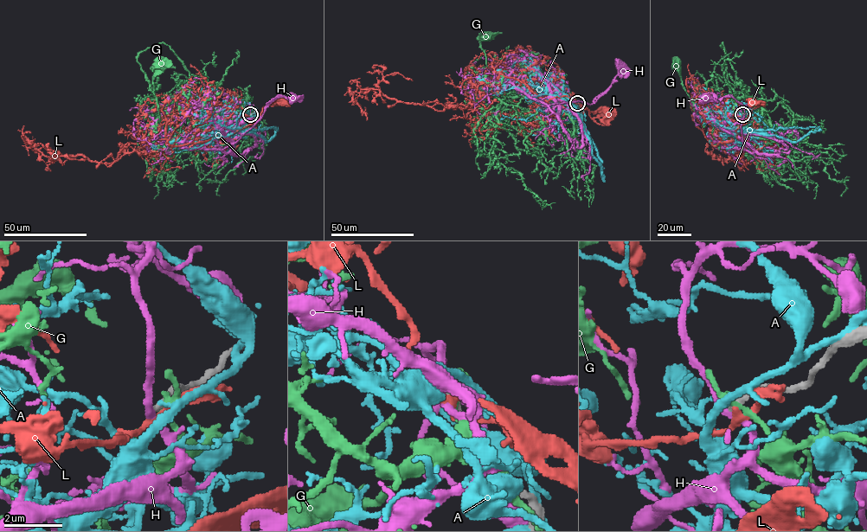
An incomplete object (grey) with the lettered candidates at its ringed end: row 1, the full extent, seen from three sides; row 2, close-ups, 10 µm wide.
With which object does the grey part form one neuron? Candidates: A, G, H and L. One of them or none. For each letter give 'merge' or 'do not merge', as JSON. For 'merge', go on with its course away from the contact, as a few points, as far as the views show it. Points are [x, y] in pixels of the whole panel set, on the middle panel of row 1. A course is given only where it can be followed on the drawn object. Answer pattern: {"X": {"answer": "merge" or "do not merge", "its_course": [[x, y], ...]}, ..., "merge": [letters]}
{"A": {"answer": "do not merge"}, "G": {"answer": "do not merge"}, "H": {"answer": "do not merge"}, "L": {"answer": "do not merge"}, "merge": []}

